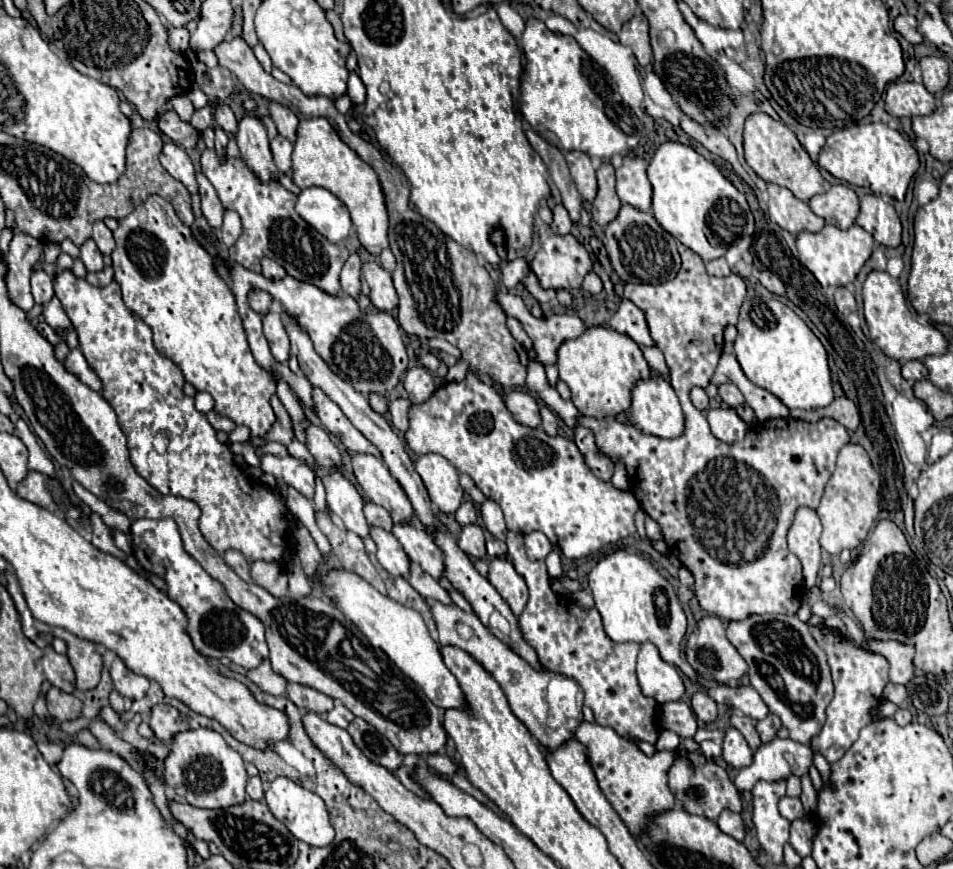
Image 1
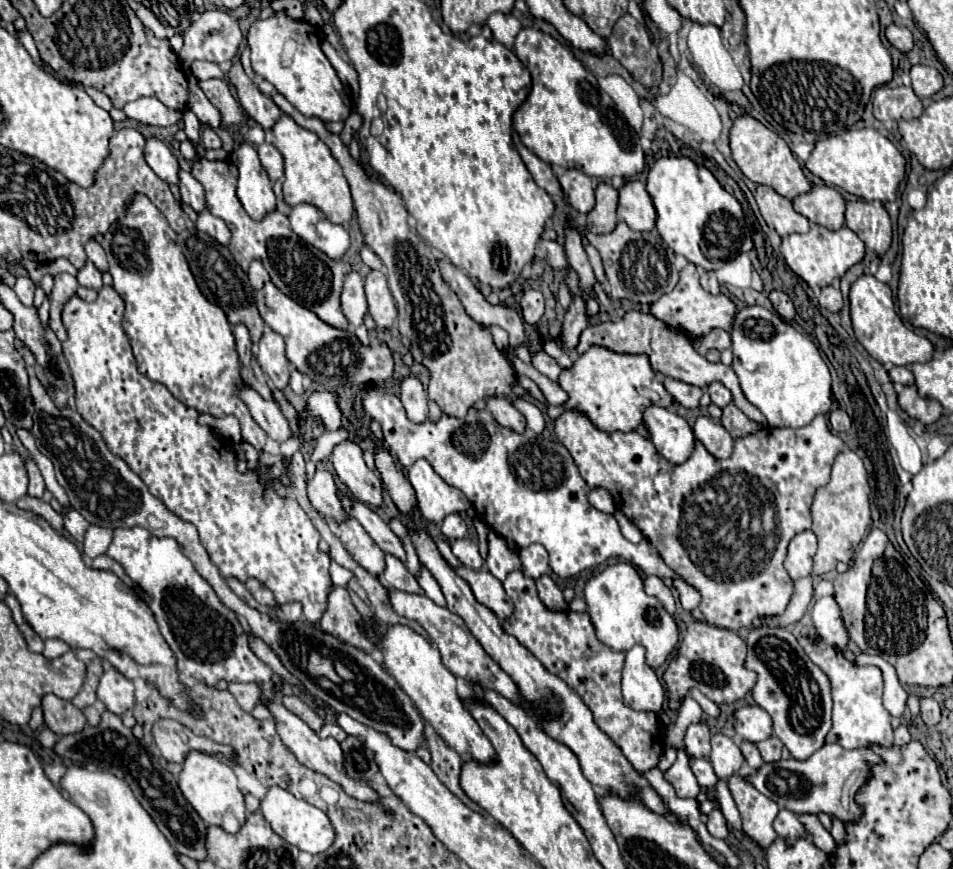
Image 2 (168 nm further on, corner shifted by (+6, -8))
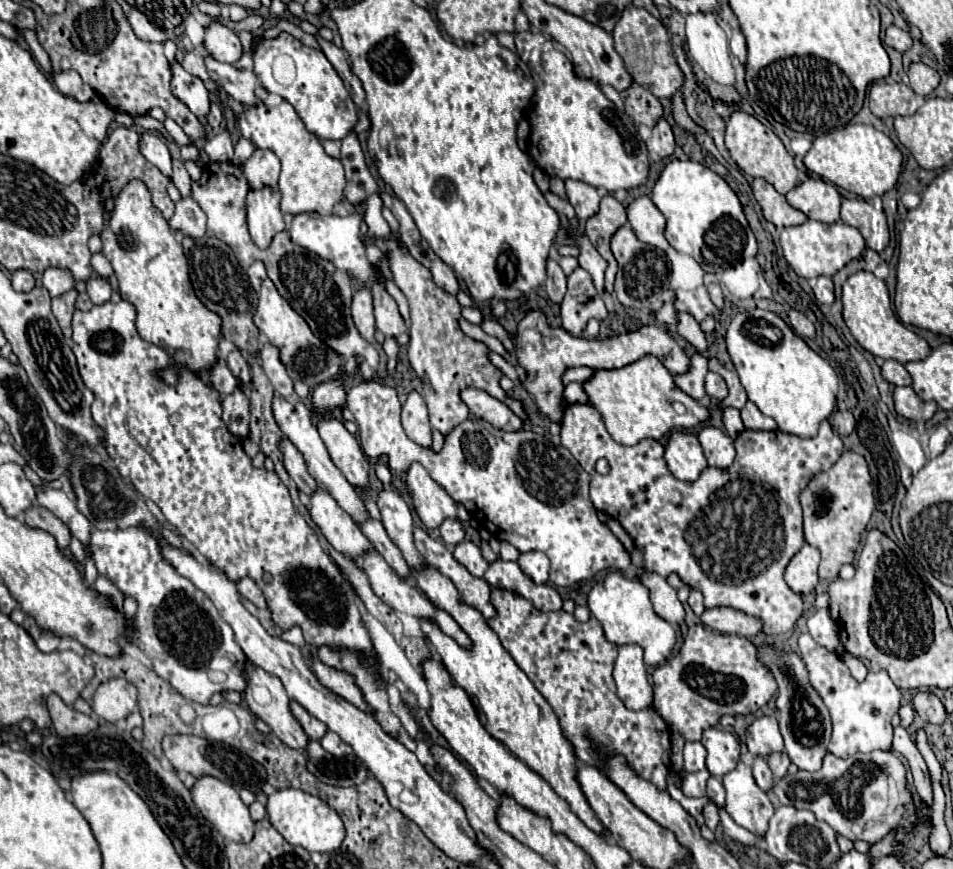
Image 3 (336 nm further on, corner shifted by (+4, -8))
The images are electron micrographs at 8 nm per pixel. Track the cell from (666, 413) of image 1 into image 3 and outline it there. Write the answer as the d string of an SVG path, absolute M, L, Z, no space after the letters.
M674 432L666 446L666 462L670 472L684 482L694 482L708 468L702 446L694 434Z

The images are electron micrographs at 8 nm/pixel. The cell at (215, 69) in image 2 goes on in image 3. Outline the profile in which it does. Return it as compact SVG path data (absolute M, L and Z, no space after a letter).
M194 50L192 52L186 52L180 64L182 64L182 68L186 72L190 72L192 76L198 76L204 84L210 84L210 76L208 76L208 72L204 68L204 62L202 62L202 58Z

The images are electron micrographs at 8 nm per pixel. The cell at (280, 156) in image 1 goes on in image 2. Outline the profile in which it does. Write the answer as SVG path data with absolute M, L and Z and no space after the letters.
M268 142L256 146L256 150L258 150L258 158L260 158L264 170L268 172L270 180L276 182L278 178L282 178L284 176L284 158L280 156L280 150Z

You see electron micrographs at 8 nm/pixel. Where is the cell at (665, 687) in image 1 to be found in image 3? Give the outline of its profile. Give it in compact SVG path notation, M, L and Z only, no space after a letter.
M626 644L618 648L614 662L616 694L630 710L642 710L652 704L652 686L646 678L646 666L642 662L642 648Z

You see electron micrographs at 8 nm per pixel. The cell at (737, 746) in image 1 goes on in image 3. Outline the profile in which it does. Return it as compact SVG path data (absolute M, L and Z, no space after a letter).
M706 728L700 742L708 750L706 768L712 776L722 778L726 772L736 768L738 758L740 758L740 744L732 732L718 730L718 728Z

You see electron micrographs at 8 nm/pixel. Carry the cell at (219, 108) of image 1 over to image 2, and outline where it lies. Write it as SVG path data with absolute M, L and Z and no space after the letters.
M190 74L188 76L188 90L190 90L190 100L188 100L188 108L198 116L198 120L214 130L220 128L222 124L222 116L218 112L218 108L204 96L204 92L196 86L196 78Z

